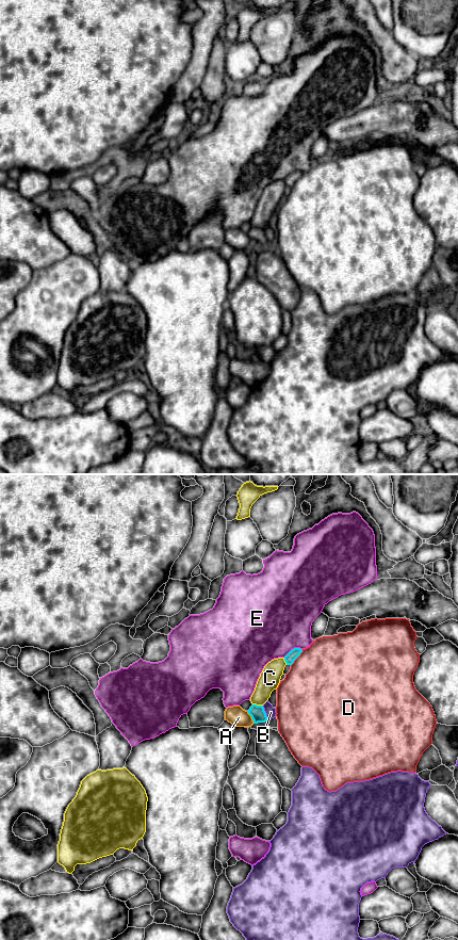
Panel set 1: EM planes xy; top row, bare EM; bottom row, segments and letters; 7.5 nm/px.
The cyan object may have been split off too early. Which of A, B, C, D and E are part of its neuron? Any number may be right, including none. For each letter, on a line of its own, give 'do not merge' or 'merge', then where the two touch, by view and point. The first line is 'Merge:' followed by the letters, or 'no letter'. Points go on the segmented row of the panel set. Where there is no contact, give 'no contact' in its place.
Merge: no letter
A: do not merge; contact xy (250, 715)
B: do not merge; contact xy (264, 712)
C: do not merge; contact xy (258, 706)
D: do not merge; contact xy (297, 657)
E: do not merge; contact xy (292, 649)

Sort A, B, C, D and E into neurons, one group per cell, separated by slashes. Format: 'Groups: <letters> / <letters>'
Groups: A / B / C / D / E

